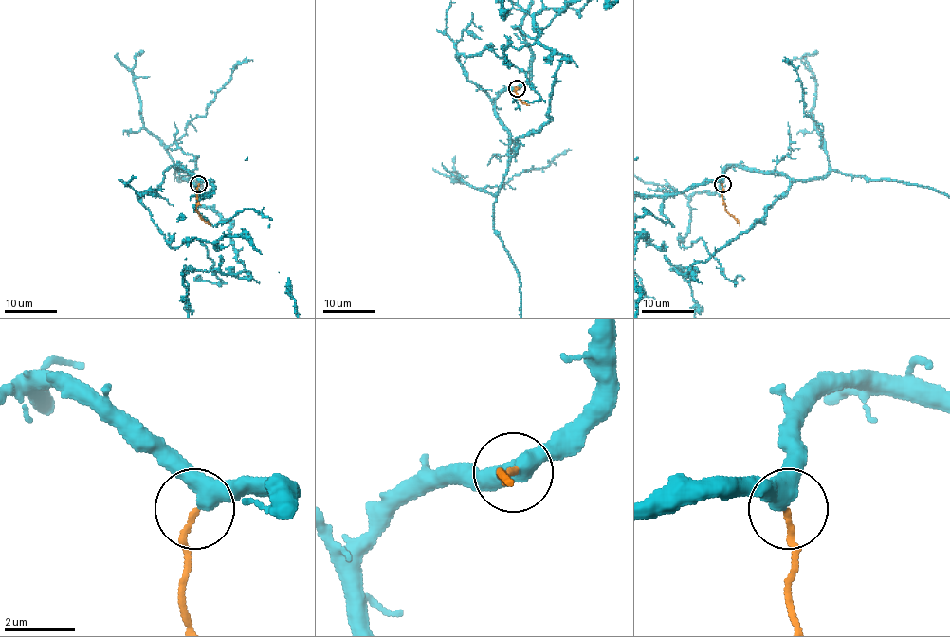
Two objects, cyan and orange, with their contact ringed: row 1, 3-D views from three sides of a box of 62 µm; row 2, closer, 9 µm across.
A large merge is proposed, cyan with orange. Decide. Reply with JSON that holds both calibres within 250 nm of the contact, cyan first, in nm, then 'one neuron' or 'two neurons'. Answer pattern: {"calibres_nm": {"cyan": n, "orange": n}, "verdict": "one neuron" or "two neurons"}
{"calibres_nm": {"cyan": 420, "orange": 160}, "verdict": "one neuron"}

